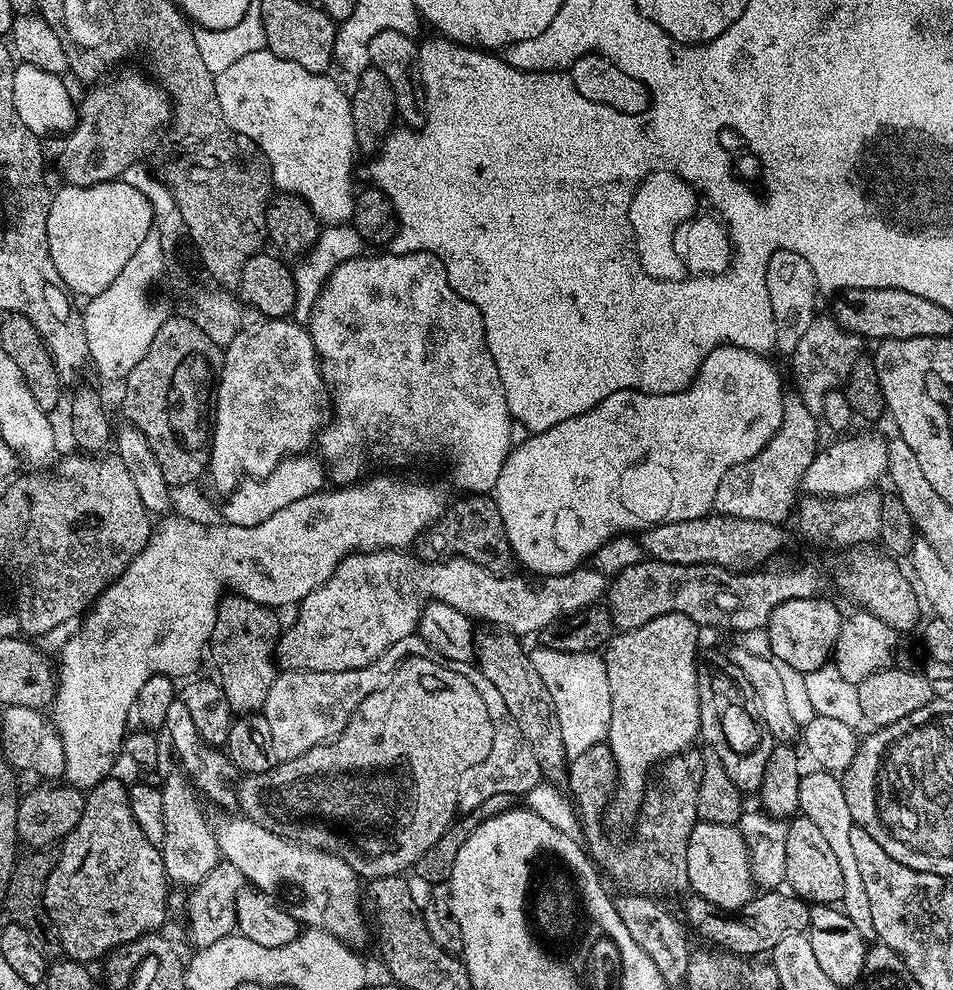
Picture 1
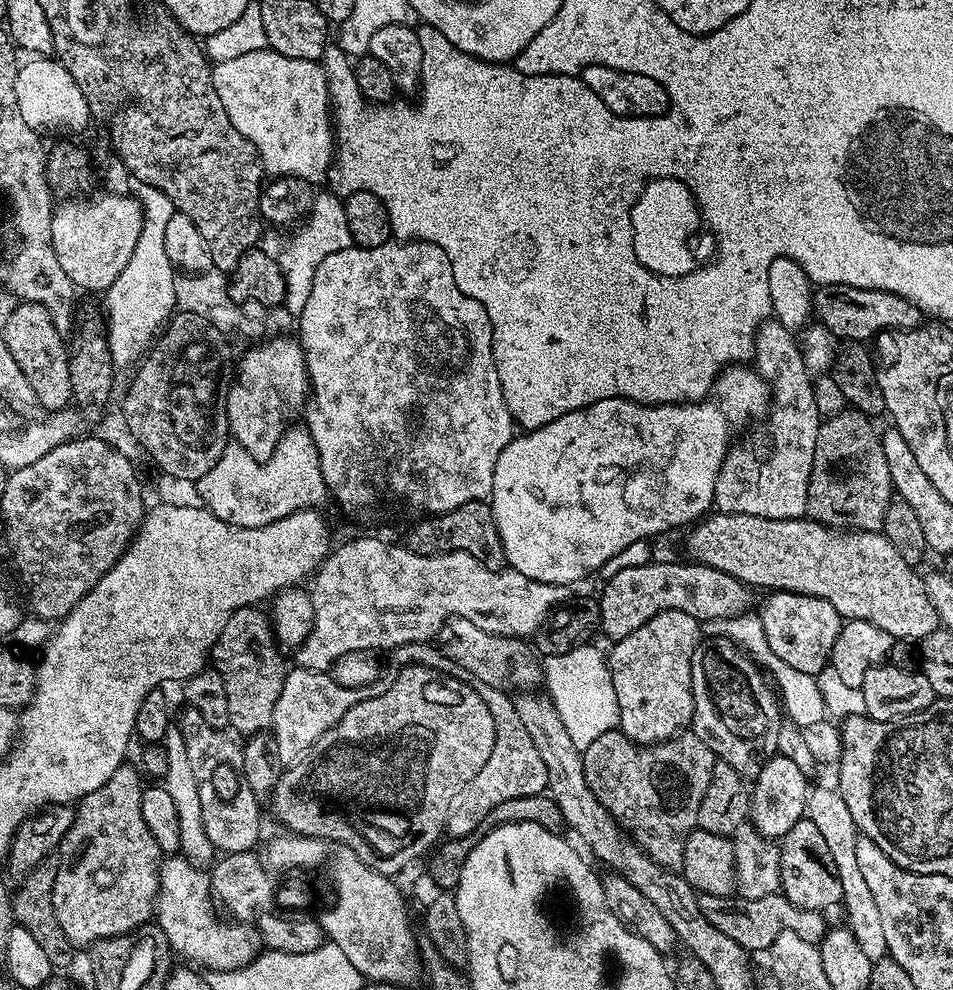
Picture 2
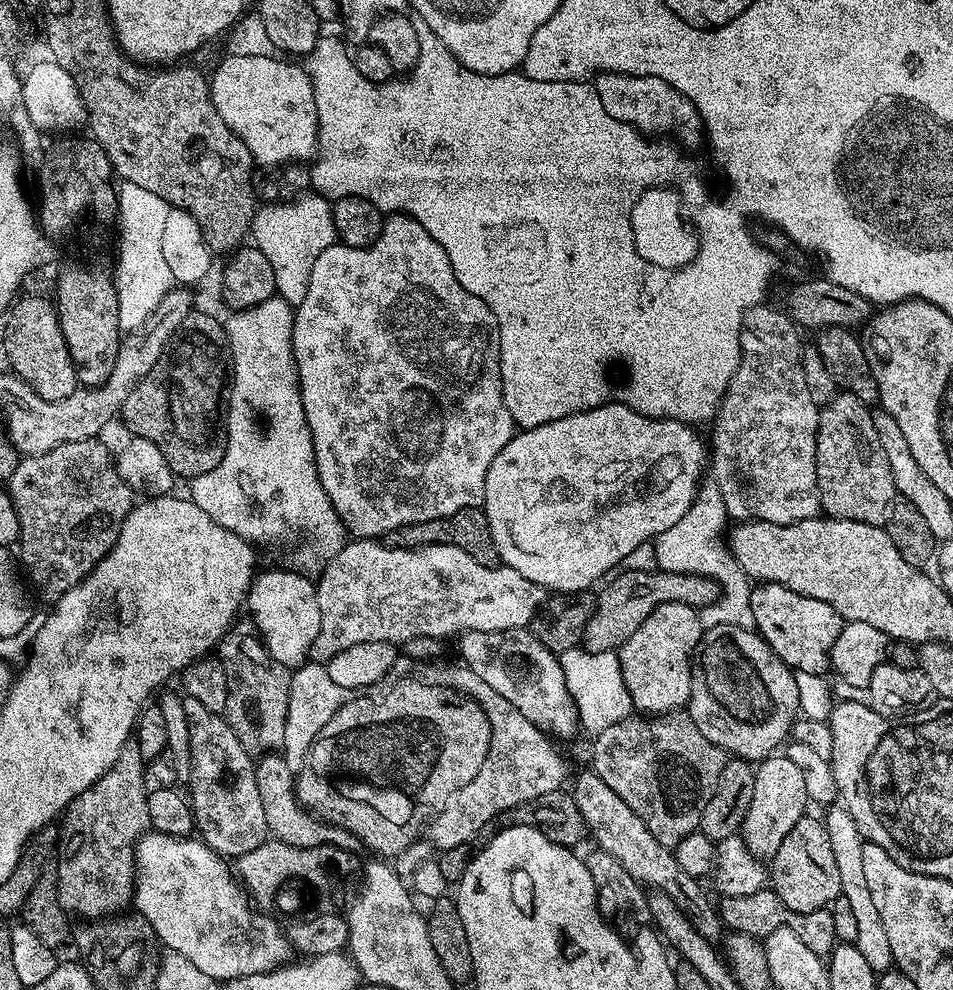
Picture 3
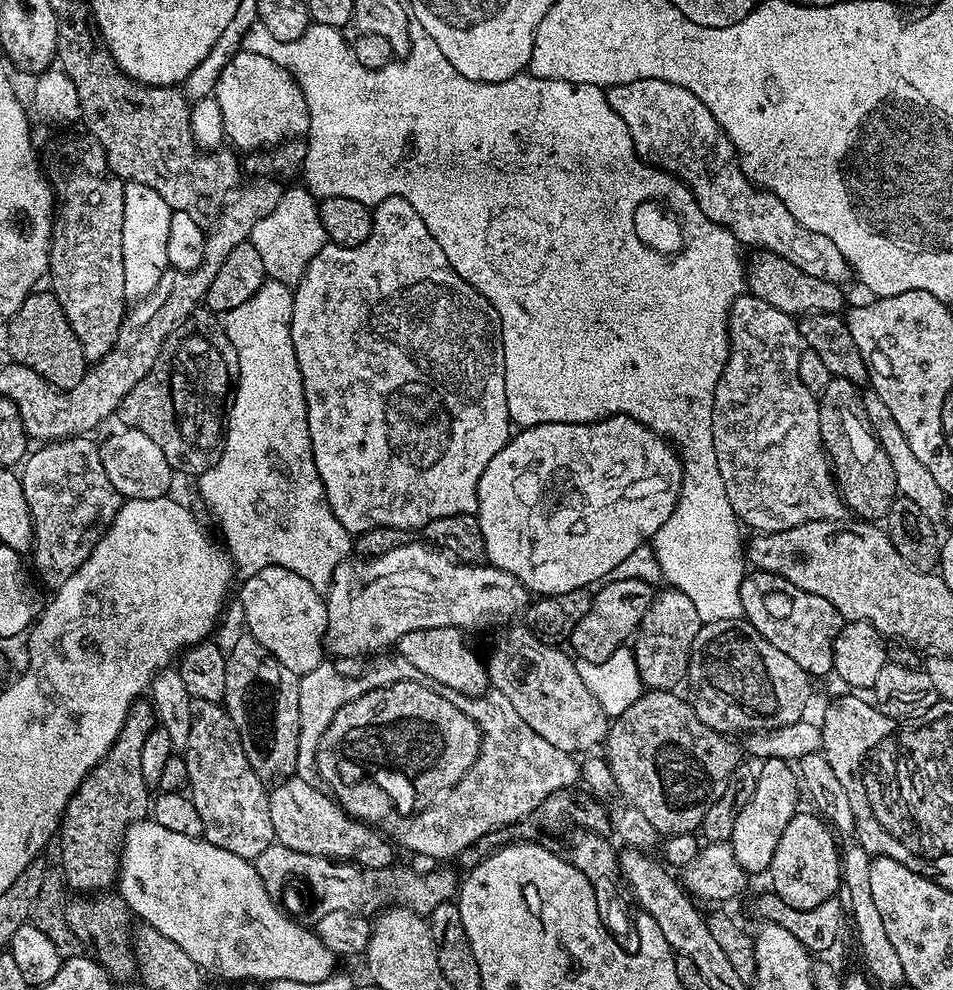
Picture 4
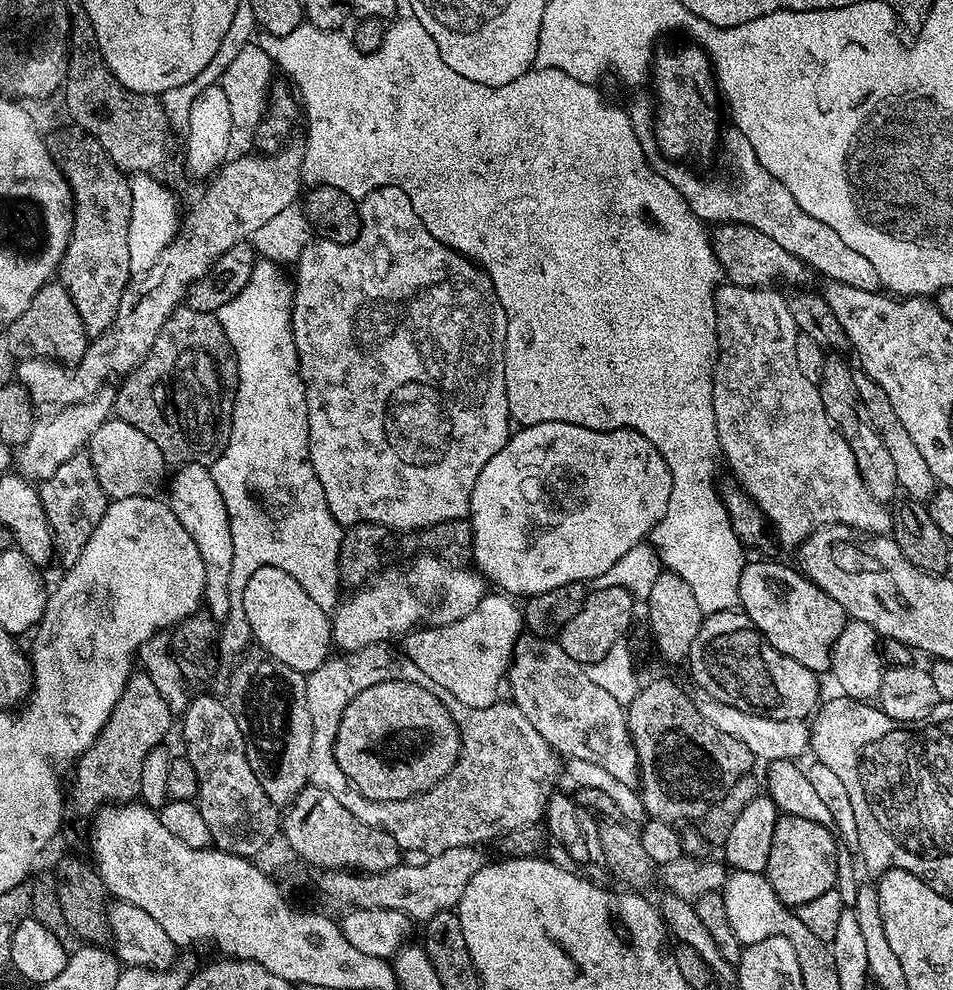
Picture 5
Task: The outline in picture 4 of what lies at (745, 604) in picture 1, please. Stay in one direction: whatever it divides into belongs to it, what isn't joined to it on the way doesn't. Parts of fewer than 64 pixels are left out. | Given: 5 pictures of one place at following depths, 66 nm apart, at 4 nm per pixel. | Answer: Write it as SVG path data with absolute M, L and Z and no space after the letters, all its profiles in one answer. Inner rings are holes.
M626 578L625 581L599 585L590 602L590 610L586 610L586 614L578 622L578 626L574 626L570 637L571 655L576 660L606 662L606 658L610 658L610 654L614 654L614 650L625 647L627 640L624 639L627 636L629 639L639 628L653 595L653 585L638 578Z

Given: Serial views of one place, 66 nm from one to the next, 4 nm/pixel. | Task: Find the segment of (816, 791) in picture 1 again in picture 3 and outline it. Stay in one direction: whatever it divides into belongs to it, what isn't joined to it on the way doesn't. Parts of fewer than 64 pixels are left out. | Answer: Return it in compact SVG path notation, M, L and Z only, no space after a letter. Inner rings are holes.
M832 806L823 813L824 829L830 838L830 846L834 849L834 862L838 862L838 882L843 903L848 903L852 911L852 924L856 927L854 943L858 951L865 956L866 962L877 974L887 972L894 961L890 950L890 941L886 930L882 927L882 918L874 907L874 898L870 894L868 883L862 867L862 846L866 843L856 828L854 818L843 806Z

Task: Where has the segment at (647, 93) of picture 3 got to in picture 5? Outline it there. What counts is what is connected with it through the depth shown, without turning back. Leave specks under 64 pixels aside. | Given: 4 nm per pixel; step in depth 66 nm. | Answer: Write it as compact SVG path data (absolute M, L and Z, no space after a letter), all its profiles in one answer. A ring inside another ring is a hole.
M651 95L634 97L626 104L626 111L650 167L662 178L666 178L666 182L670 182L670 186L674 186L682 198L686 198L686 206L690 206L699 220L712 226L749 224L754 230L762 230L762 234L774 238L778 246L793 252L815 273L820 275L821 272L824 278L846 282L846 286L858 286L858 290L881 291L878 270L874 270L874 266L870 266L869 260L862 258L858 250L850 250L850 246L846 246L846 242L842 242L842 238L838 238L838 234L834 234L831 228L811 220L800 209L798 202L794 202L790 190L786 190L786 186L782 186L774 174L760 165L750 142L740 132L729 130L722 136L722 146L724 144L728 151L728 160L732 163L732 172L736 177L723 180L720 176L699 176L687 168L687 163L668 159L660 152L653 128L654 100Z

